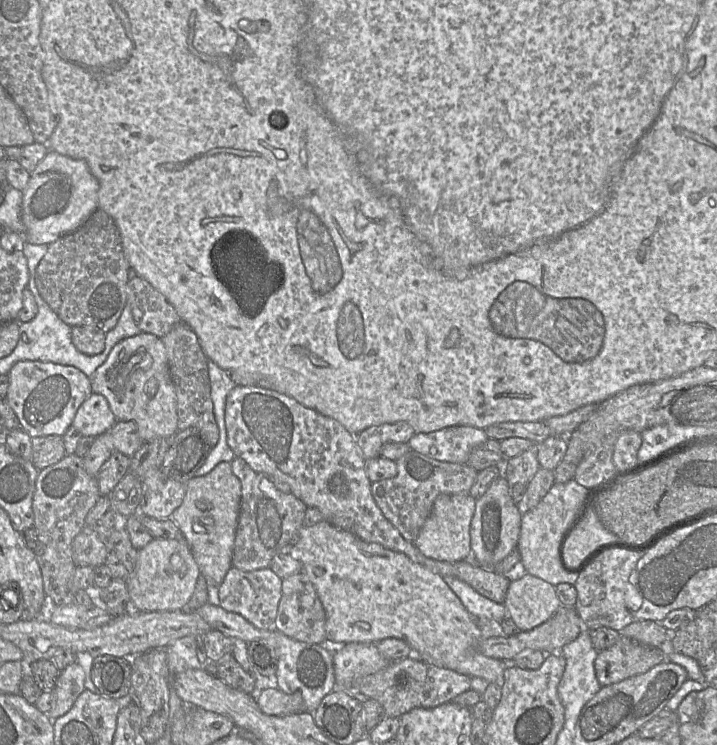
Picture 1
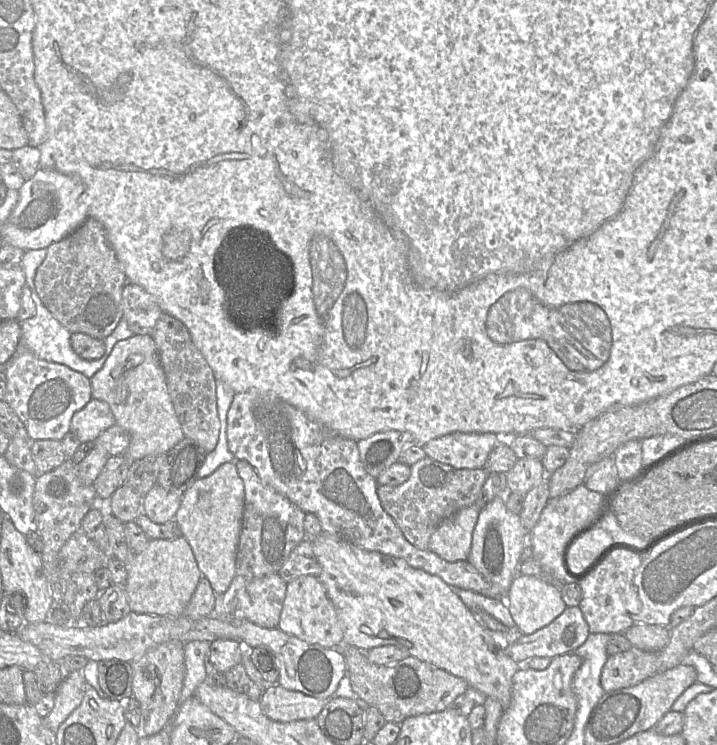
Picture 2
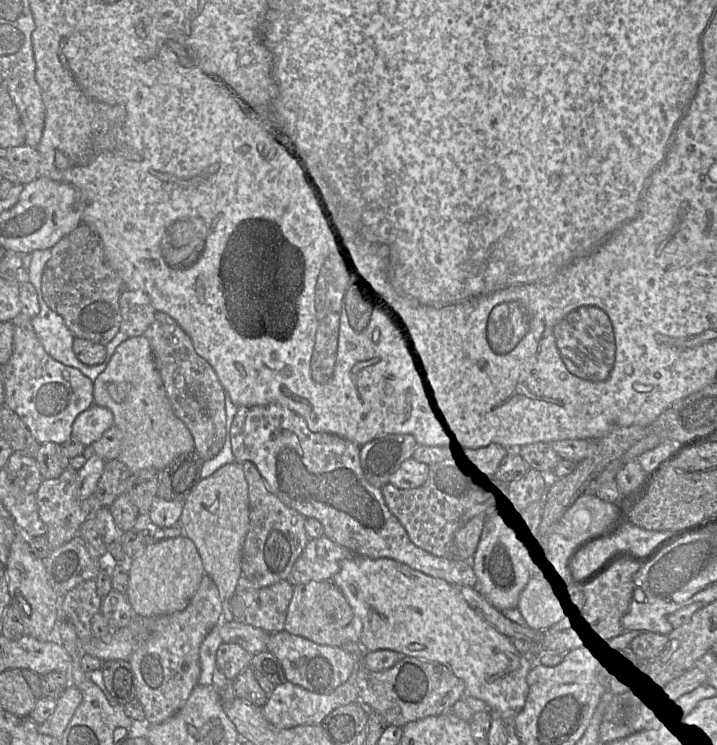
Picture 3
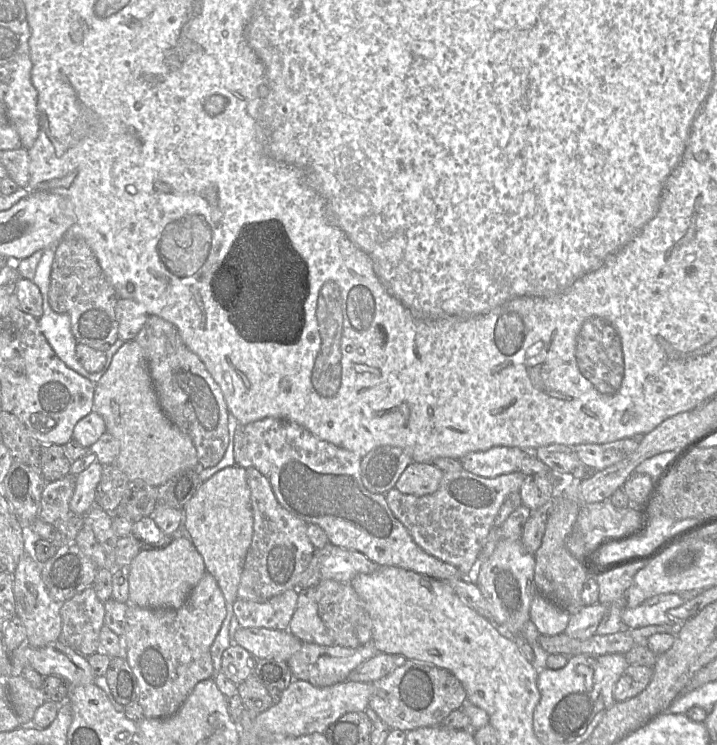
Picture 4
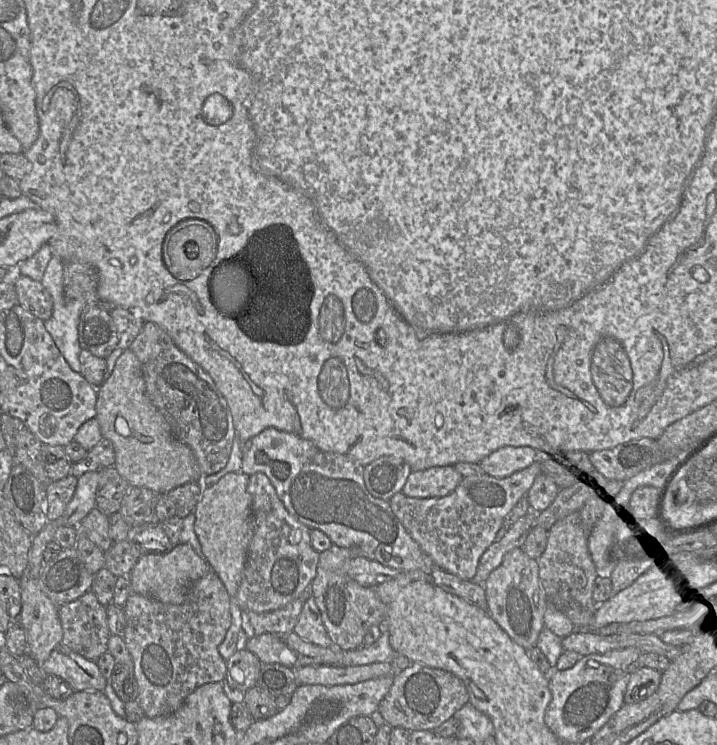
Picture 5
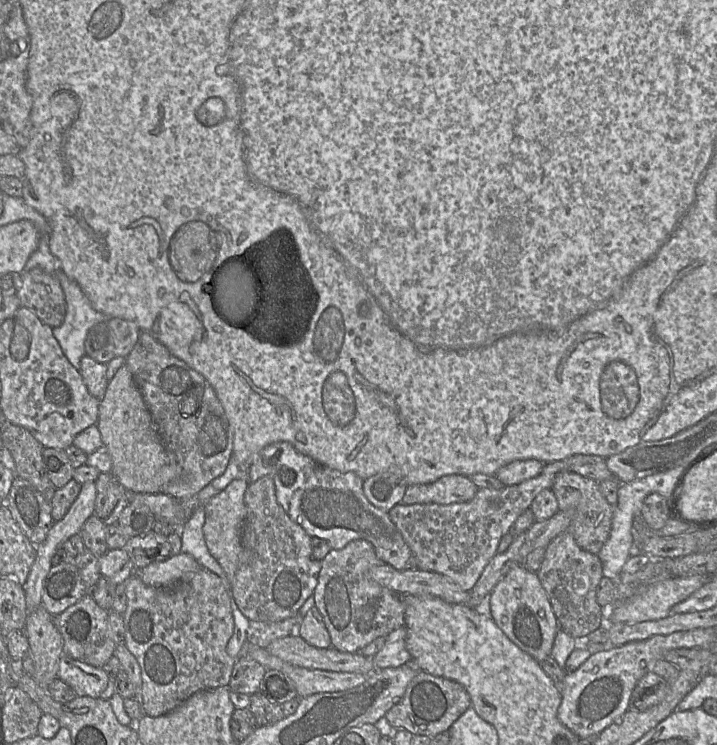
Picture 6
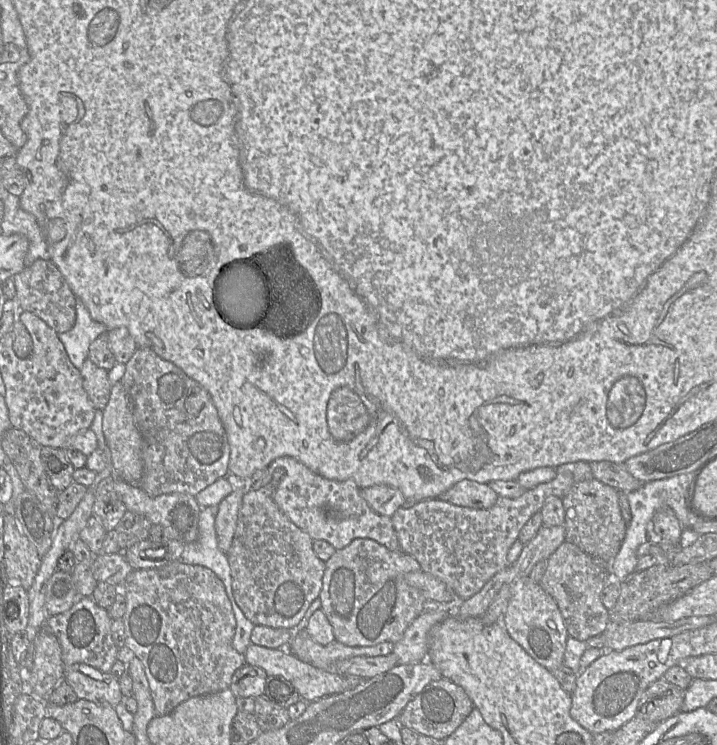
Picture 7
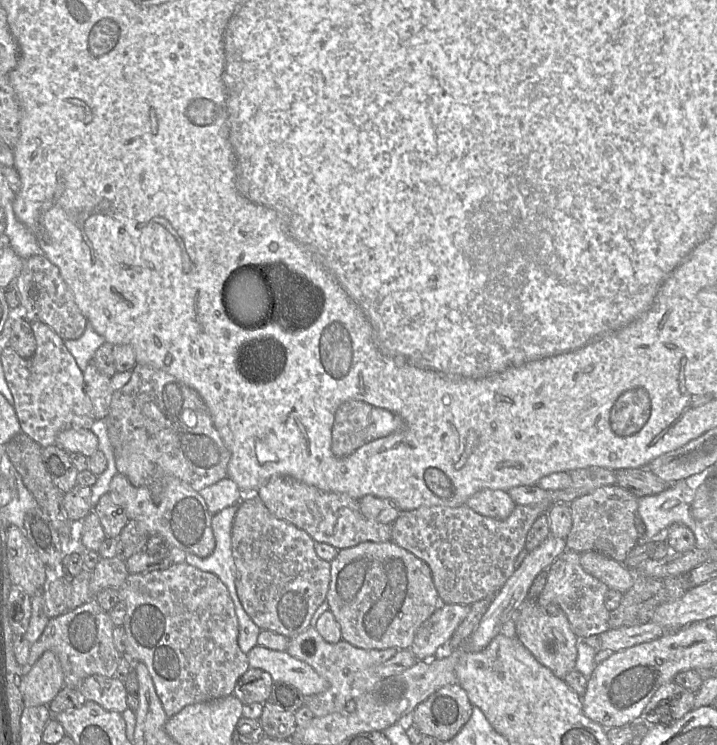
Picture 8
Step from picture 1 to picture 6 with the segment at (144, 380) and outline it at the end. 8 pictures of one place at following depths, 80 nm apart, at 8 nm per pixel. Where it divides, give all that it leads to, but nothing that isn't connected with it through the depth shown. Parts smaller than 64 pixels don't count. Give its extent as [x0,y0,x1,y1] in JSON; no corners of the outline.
[96,364,176,493]

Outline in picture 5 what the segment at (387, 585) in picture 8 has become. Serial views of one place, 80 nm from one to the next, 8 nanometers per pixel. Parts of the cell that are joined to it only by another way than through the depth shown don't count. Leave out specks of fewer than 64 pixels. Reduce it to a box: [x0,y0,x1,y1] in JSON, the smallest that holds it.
[309,545,387,651]

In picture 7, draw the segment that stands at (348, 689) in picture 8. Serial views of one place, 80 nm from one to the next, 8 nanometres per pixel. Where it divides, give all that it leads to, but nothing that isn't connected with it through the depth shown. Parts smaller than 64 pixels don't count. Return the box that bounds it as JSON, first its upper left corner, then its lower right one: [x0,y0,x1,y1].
[285,628,394,673]

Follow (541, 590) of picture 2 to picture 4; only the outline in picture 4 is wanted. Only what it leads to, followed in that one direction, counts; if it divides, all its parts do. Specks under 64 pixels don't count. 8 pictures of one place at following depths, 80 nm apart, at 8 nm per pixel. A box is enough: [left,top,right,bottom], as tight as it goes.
[529,592,570,636]

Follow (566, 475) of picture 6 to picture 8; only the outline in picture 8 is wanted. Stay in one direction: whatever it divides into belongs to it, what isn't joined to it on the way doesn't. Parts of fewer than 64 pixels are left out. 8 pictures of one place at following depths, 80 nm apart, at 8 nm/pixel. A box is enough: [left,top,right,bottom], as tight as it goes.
[566,486,639,564]

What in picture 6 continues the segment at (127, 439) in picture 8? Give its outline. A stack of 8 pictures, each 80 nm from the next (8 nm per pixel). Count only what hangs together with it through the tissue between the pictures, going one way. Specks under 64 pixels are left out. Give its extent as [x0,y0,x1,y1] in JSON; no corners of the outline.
[125,331,233,498]

